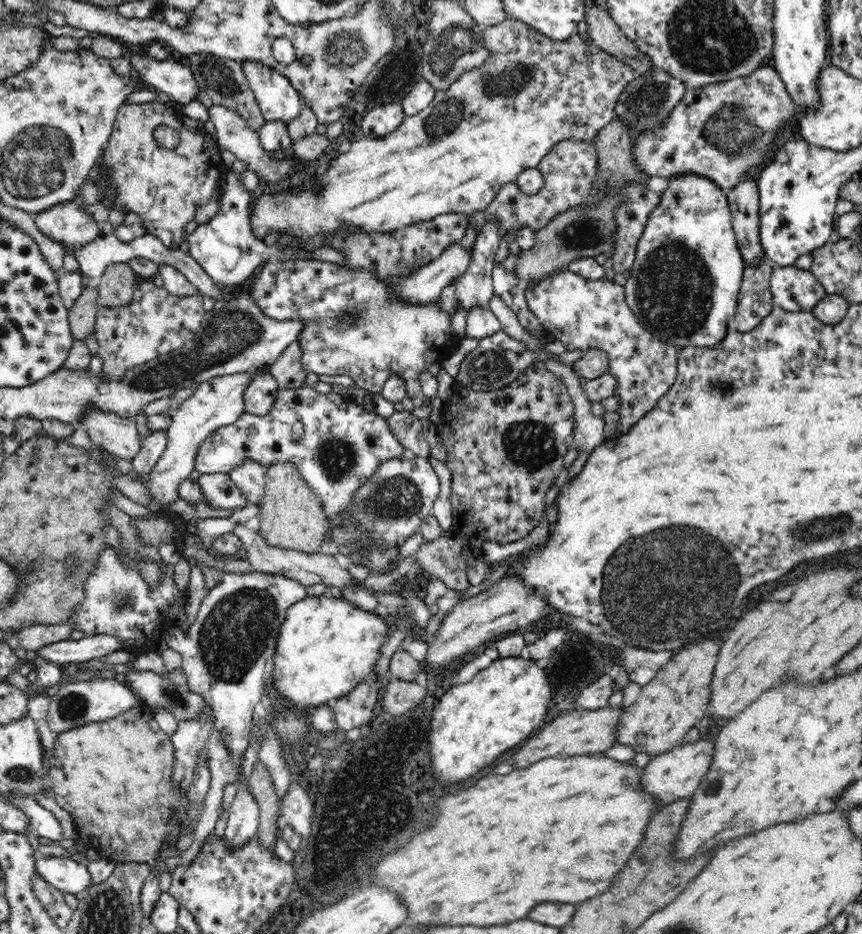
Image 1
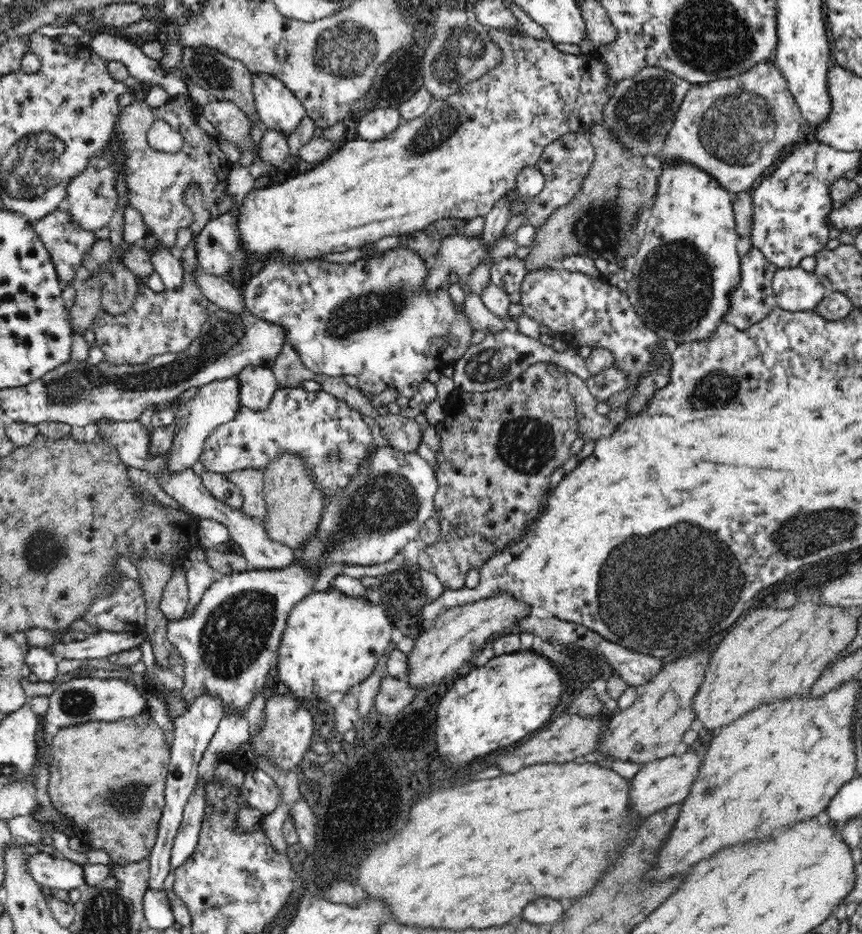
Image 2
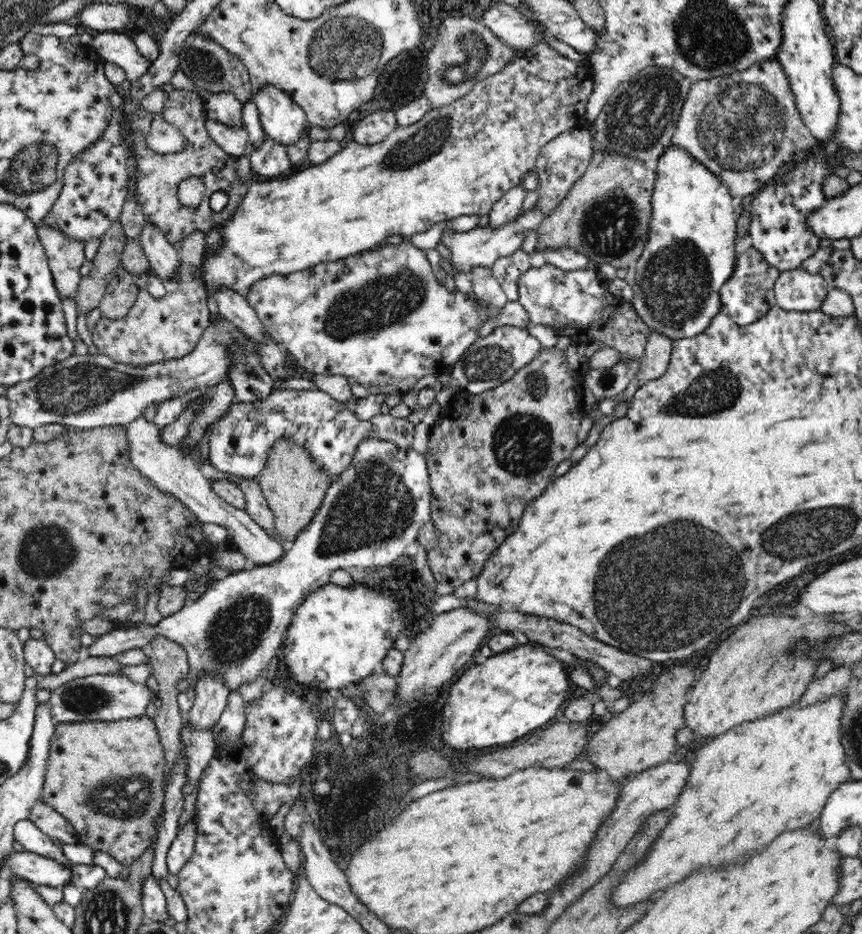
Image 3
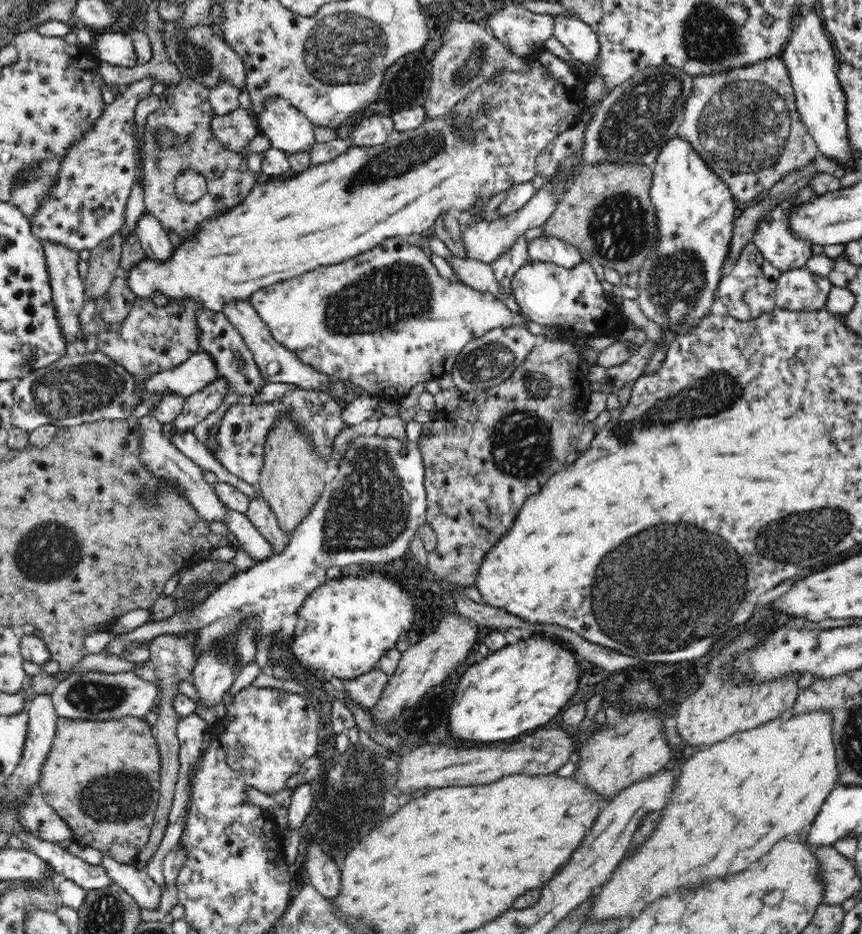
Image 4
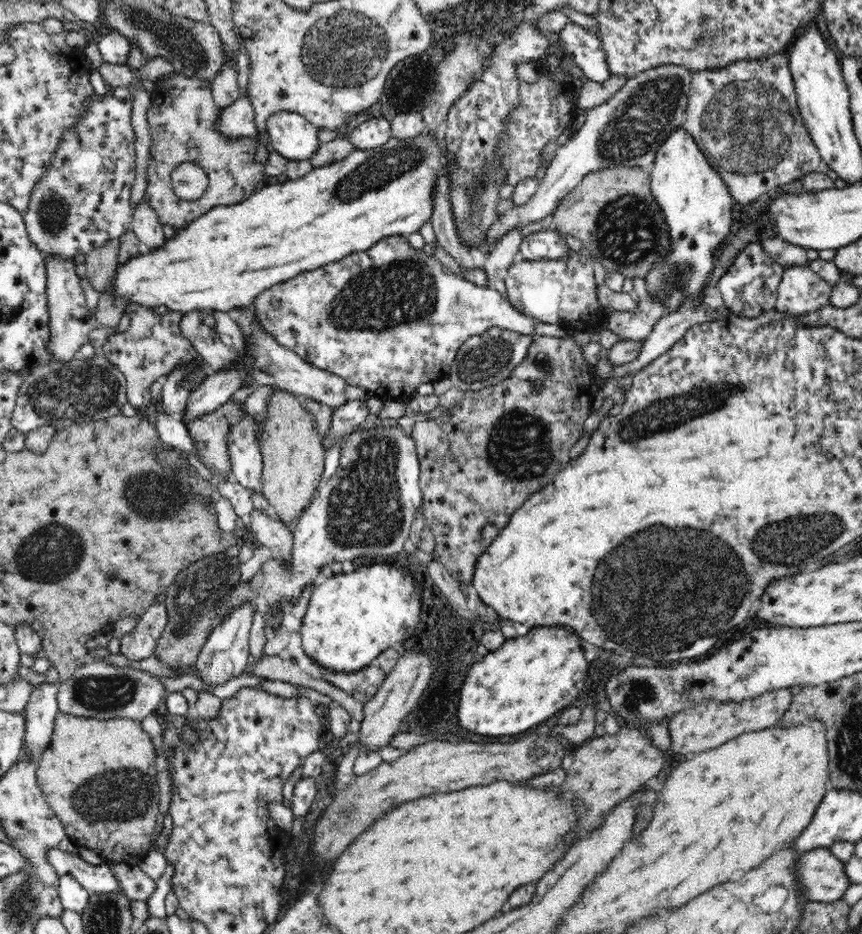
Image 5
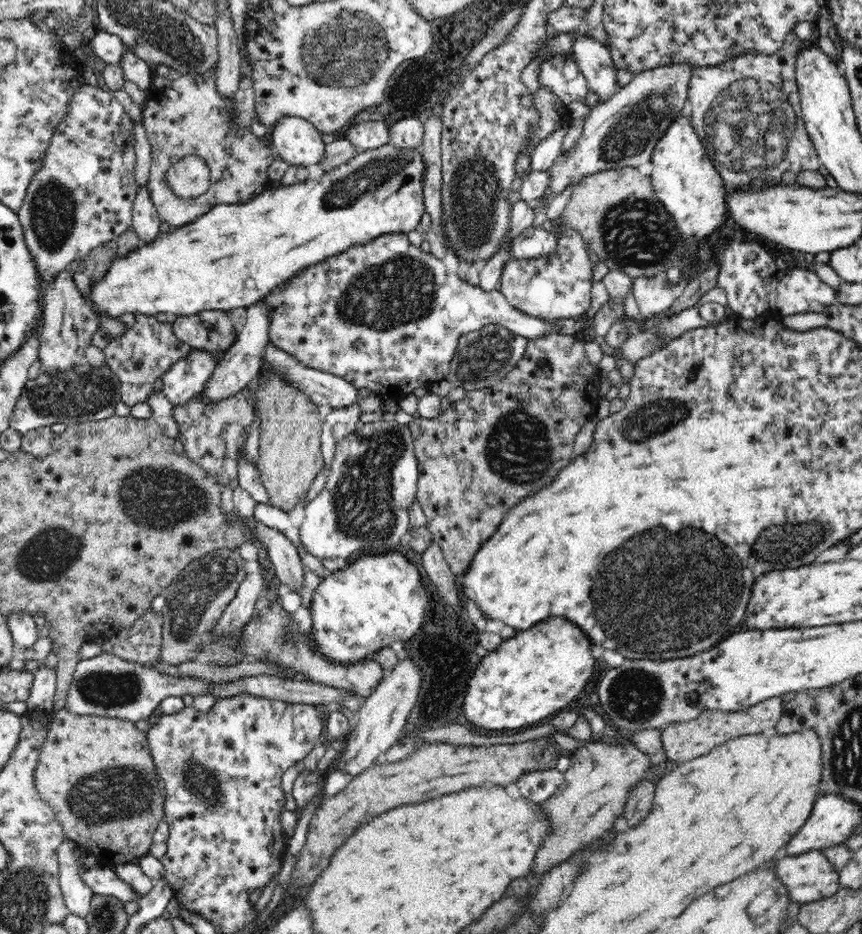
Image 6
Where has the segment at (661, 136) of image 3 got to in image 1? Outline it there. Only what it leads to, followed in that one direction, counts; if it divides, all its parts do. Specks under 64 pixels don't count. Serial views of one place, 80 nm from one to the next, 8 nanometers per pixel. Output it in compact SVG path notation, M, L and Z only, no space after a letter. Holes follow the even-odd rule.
M656 68L646 74L635 73L630 81L614 105L612 121L622 121L628 127L630 141L634 144L642 133L661 129L665 125L671 110L684 98L687 86L670 73Z

